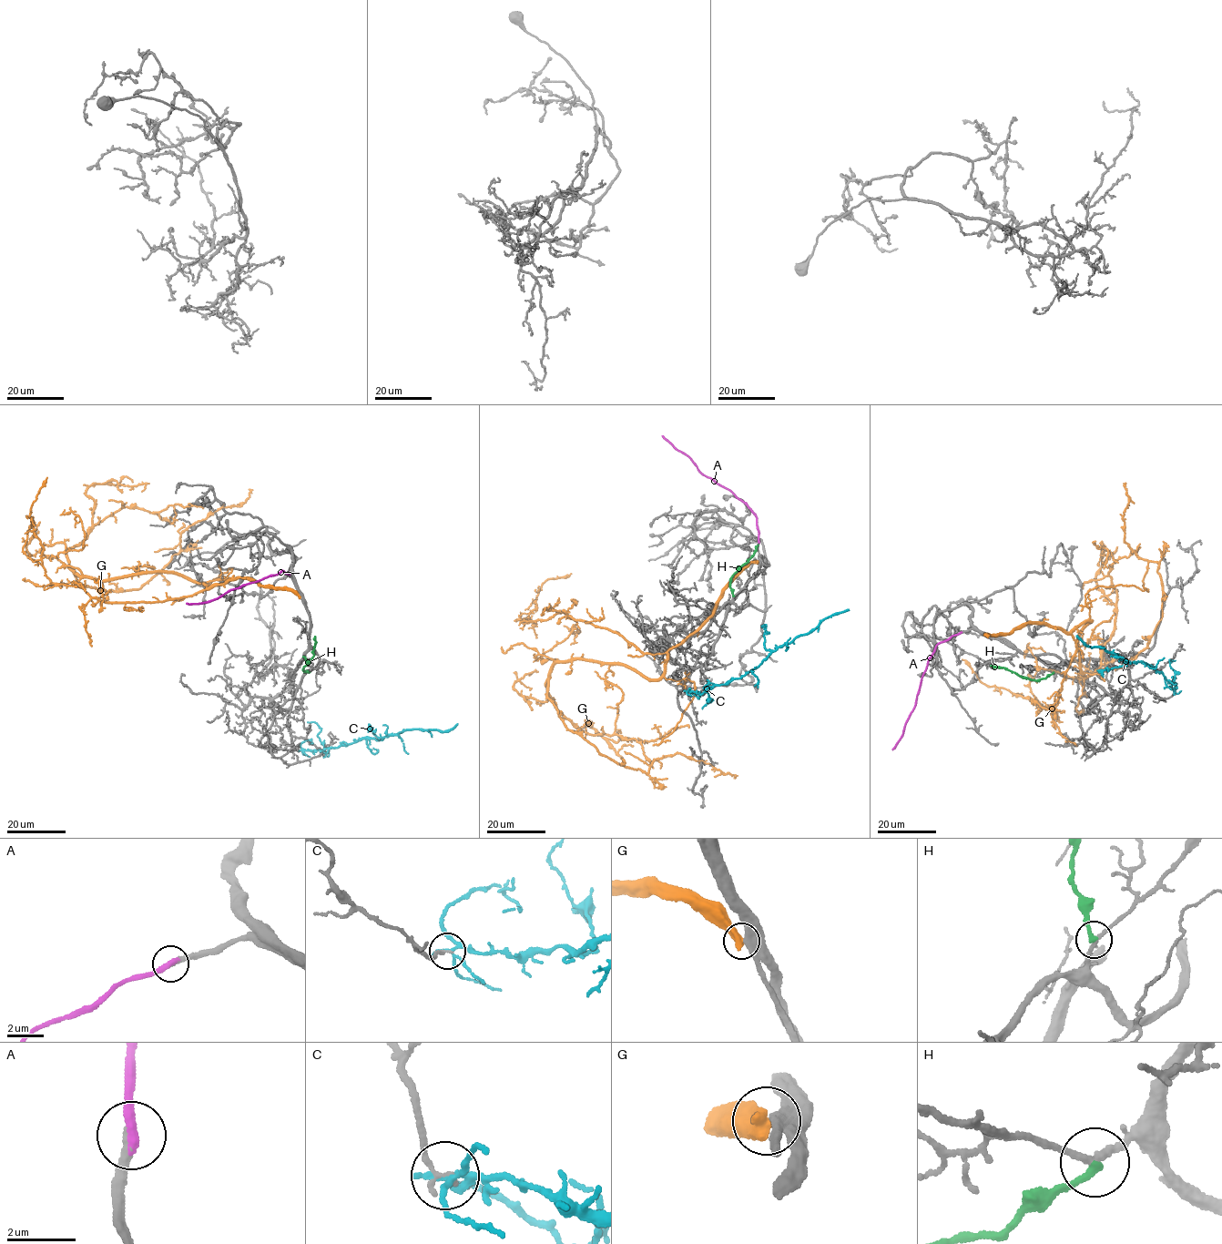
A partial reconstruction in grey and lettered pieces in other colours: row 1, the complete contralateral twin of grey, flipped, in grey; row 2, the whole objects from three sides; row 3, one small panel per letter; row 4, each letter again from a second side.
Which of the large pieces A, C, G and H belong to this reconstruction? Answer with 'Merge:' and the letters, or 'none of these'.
Merge: none of these

